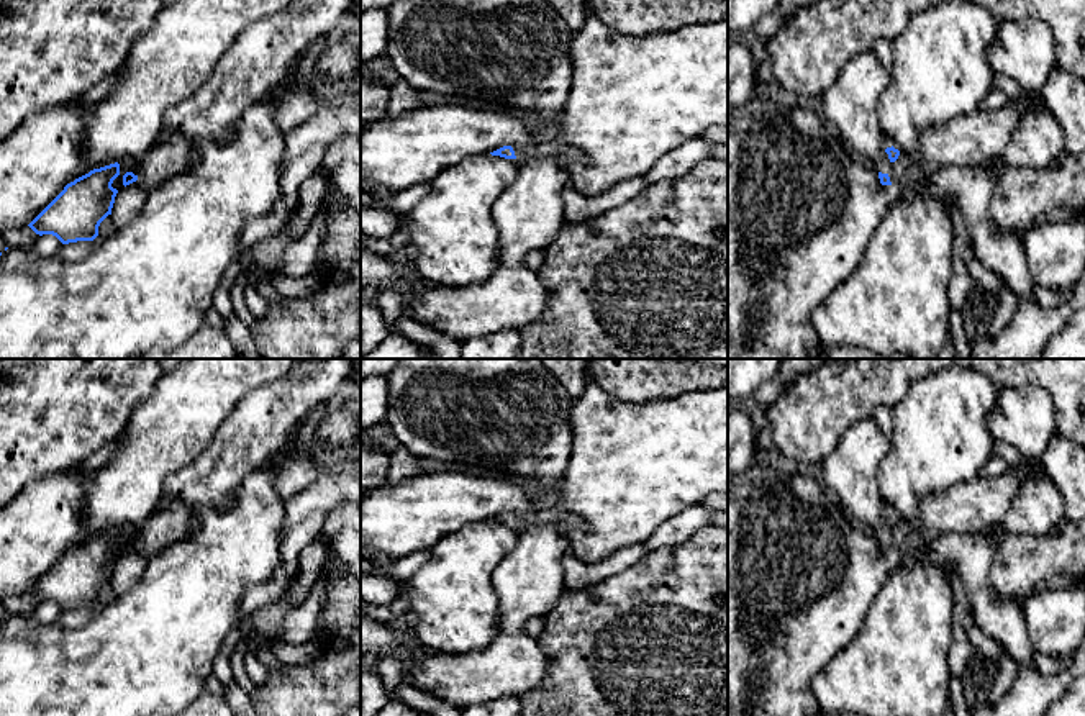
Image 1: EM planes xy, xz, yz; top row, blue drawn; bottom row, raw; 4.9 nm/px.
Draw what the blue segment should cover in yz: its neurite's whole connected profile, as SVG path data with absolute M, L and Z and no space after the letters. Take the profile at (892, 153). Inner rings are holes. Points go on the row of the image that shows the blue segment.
M883 138L883 149L874 165L878 169L878 179L882 185L892 185L888 172L890 165L898 159L900 151L893 147L893 141L890 138Z

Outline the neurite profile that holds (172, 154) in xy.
M161 133L156 144L143 157L138 180L151 190L170 177L192 170L198 162L195 147L182 134Z

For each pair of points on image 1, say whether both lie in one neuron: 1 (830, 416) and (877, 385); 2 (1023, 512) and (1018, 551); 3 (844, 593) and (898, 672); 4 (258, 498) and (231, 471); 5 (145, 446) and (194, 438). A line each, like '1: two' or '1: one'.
1: one
2: two
3: two
4: two
5: one

